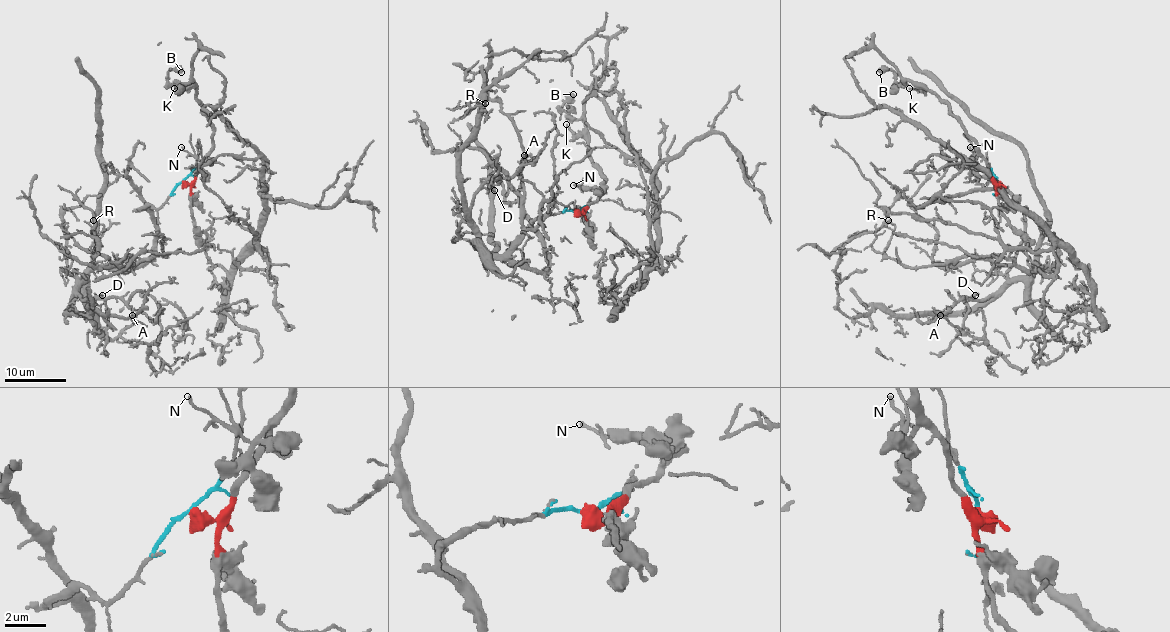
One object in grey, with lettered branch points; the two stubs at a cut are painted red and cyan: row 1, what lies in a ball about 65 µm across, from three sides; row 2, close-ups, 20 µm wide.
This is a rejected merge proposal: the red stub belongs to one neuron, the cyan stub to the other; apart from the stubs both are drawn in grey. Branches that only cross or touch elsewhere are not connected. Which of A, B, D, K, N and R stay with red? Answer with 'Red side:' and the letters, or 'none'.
Red side: B, K, N

